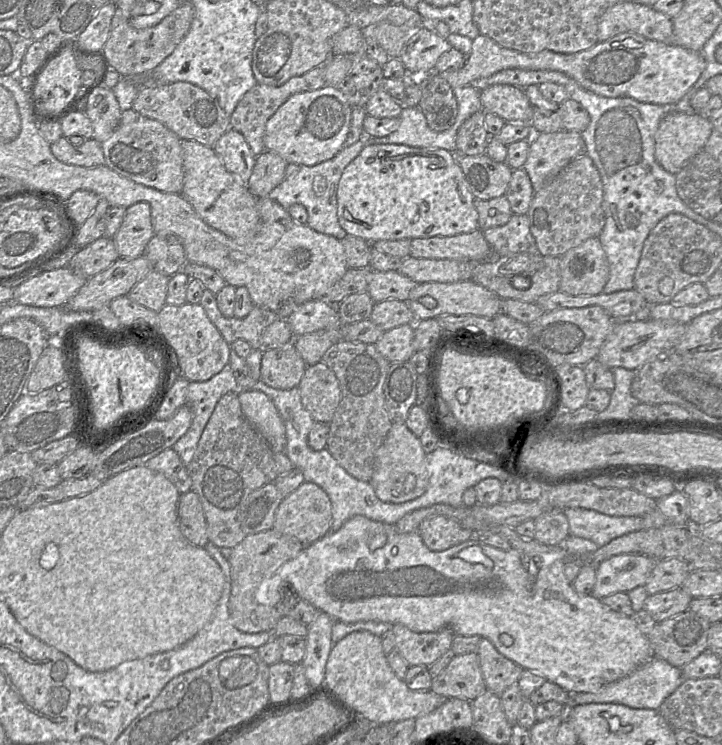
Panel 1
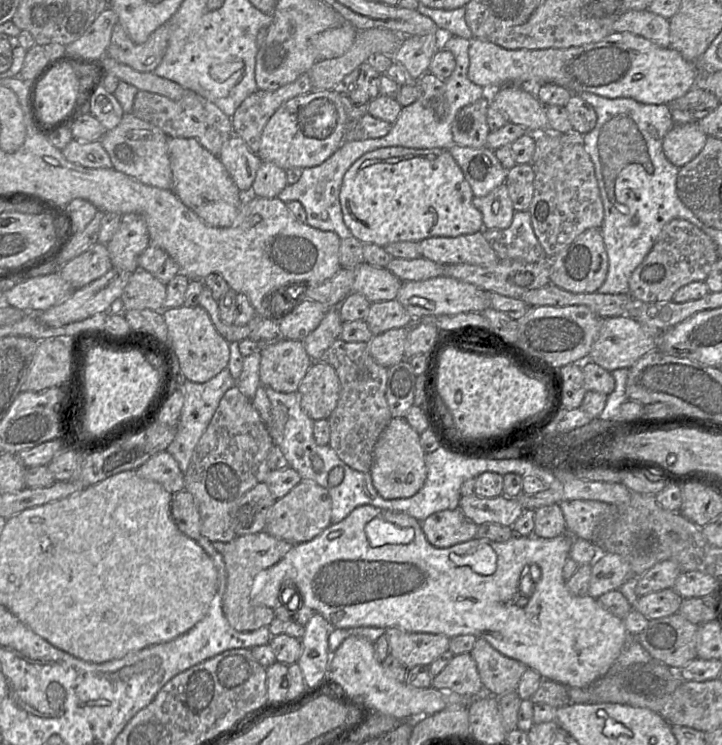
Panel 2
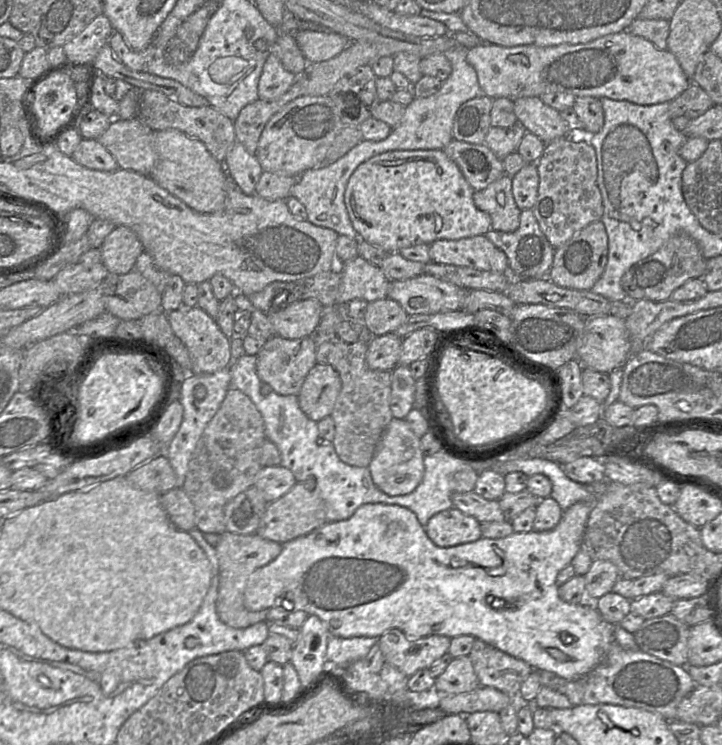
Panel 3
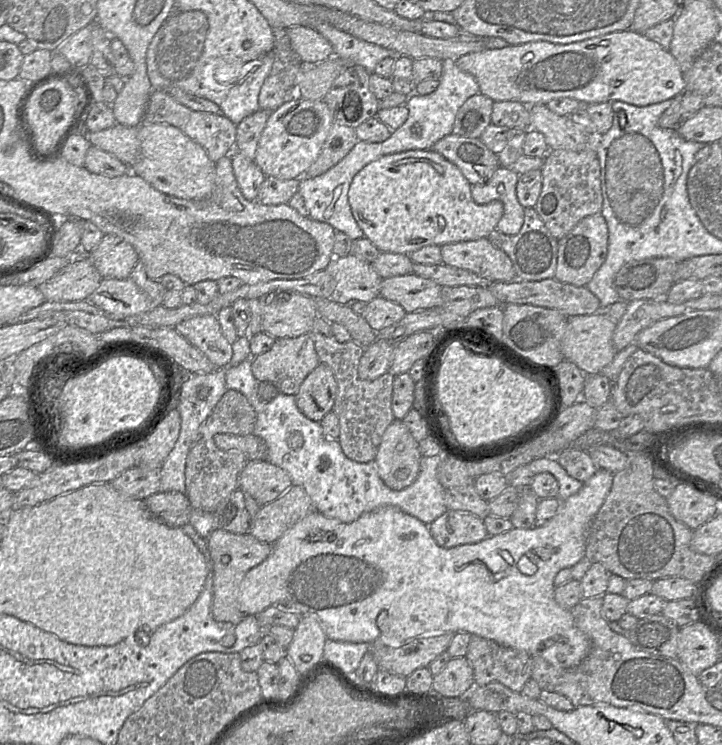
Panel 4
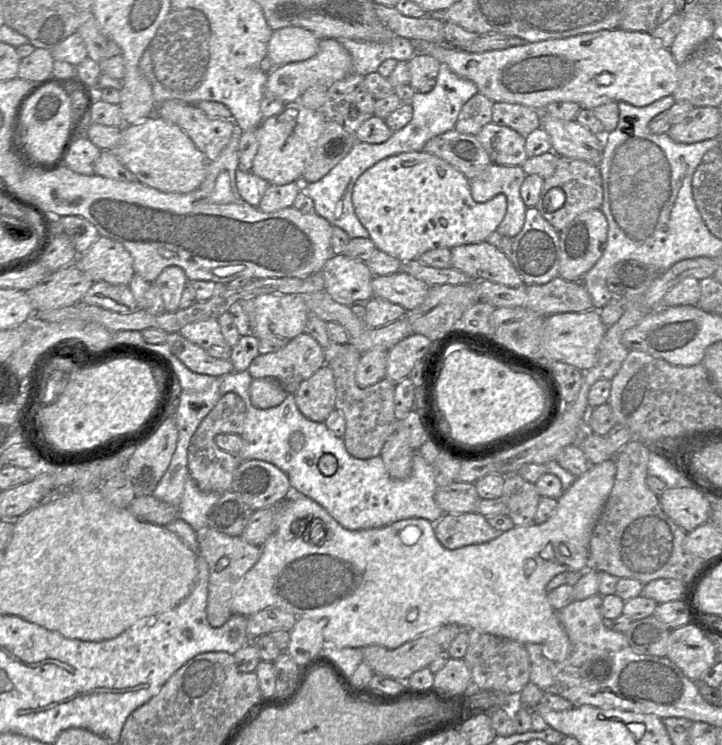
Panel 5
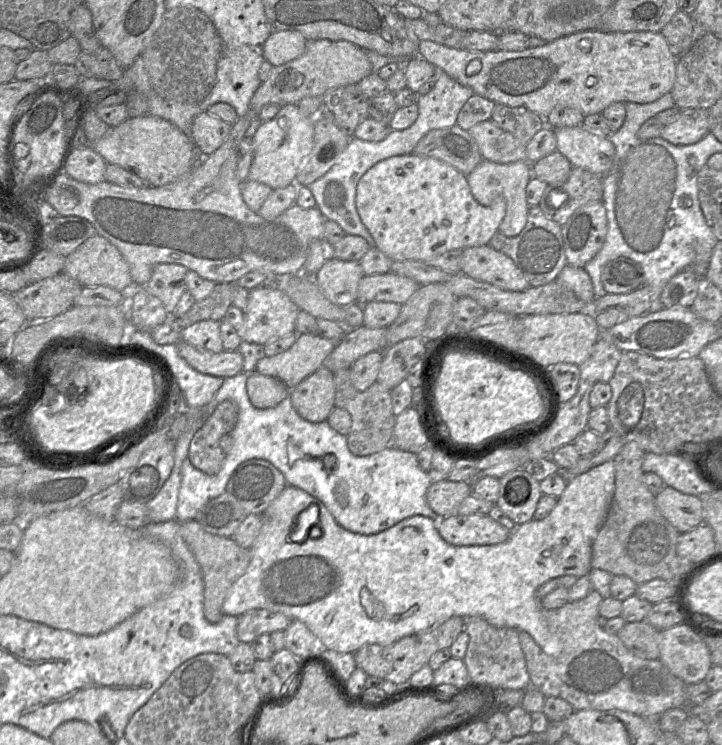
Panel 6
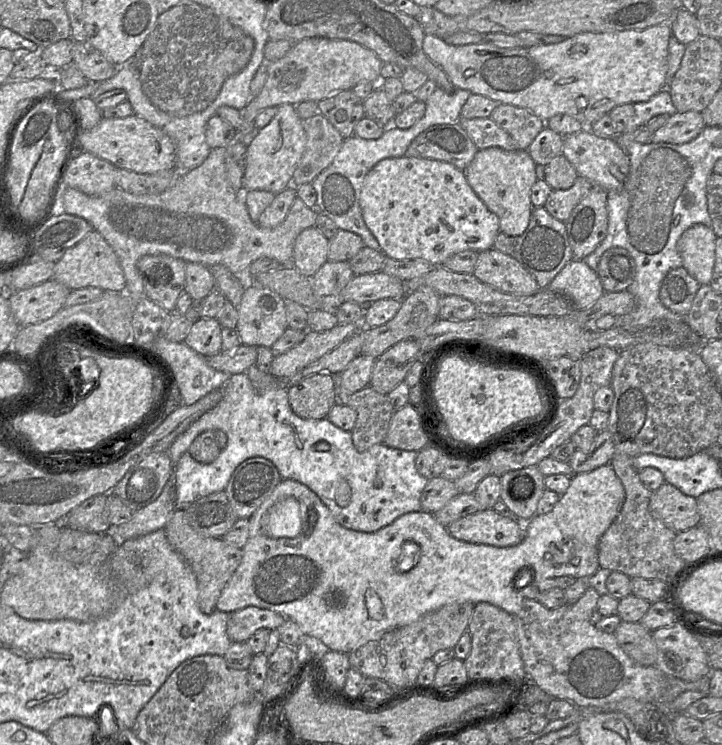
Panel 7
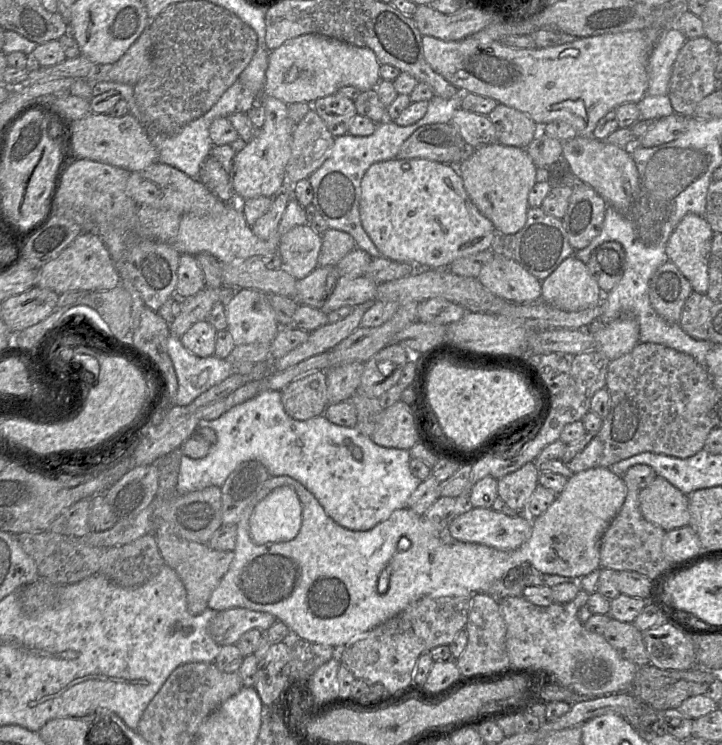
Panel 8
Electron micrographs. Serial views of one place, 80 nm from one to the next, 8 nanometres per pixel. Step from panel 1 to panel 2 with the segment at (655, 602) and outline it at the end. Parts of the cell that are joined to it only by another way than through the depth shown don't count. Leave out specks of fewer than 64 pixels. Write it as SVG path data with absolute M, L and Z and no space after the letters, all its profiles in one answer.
M668 588L639 597L634 609L652 620L678 613L682 601L679 594Z

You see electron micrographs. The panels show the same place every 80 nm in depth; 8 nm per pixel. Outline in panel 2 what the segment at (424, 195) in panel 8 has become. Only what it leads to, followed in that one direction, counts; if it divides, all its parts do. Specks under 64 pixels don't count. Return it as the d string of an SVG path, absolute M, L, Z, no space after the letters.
M383 147L365 153L347 170L339 200L345 225L363 244L385 247L395 242L420 242L431 237L458 237L483 230L481 212L473 205L473 192L463 171L447 149Z

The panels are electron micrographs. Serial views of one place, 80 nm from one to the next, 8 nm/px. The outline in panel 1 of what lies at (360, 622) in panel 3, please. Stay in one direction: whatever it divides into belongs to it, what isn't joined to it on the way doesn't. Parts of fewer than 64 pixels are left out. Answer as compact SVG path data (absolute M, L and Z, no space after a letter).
M362 515L352 517L336 532L329 532L316 542L305 546L294 559L284 563L273 575L265 579L256 591L256 601L261 604L277 606L282 598L283 603L297 603L299 600L305 600L315 606L319 612L327 613L333 620L346 623L380 621L402 624L414 632L435 632L441 629L451 629L454 635L487 638L503 656L523 669L539 673L546 681L557 684L568 693L597 692L610 683L627 676L646 661L655 657L647 636L638 629L632 616L613 611L592 594L581 595L575 591L572 582L568 581L564 574L564 560L558 560L548 565L541 564L536 577L532 577L528 570L522 566L521 554L517 550L503 551L488 546L473 536L464 543L444 551L431 551L424 544L418 531L400 533L394 524L373 521Z

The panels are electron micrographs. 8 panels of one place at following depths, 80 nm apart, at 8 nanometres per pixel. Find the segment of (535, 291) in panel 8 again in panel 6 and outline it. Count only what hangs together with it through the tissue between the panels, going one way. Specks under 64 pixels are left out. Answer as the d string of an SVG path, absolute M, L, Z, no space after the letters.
M489 244L463 249L461 273L506 291L524 291L530 284L514 261Z

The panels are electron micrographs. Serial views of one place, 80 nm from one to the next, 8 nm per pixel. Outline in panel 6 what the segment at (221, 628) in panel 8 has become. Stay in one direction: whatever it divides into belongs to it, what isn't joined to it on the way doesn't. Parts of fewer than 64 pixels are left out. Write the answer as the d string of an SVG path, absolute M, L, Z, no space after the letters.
M252 609L239 616L237 636L241 642L251 643L261 634L285 631L292 620L281 612Z

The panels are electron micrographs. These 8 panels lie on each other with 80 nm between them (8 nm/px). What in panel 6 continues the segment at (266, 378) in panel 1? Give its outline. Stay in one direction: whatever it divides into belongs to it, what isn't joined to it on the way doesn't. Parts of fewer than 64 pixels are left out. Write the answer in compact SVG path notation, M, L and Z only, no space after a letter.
M299 334L286 351L260 359L255 371L275 377L292 389L321 368L336 345L336 341L319 334Z

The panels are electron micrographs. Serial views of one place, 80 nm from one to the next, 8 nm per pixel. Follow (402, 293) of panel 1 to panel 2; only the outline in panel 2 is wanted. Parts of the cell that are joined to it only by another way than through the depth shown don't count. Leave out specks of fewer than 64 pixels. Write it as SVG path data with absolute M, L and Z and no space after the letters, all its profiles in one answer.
M363 262L357 267L350 269L354 270L355 275L353 292L364 295L370 303L396 300L403 282L387 268L378 268Z

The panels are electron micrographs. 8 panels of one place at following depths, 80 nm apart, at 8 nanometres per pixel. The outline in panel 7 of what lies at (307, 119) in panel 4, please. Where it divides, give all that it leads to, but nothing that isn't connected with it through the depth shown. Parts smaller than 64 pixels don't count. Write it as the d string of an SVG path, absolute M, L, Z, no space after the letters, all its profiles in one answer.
M295 105L277 107L273 119L259 129L247 146L242 187L247 191L263 190L277 194L292 185L293 173L302 158L307 142L304 121L298 116Z

